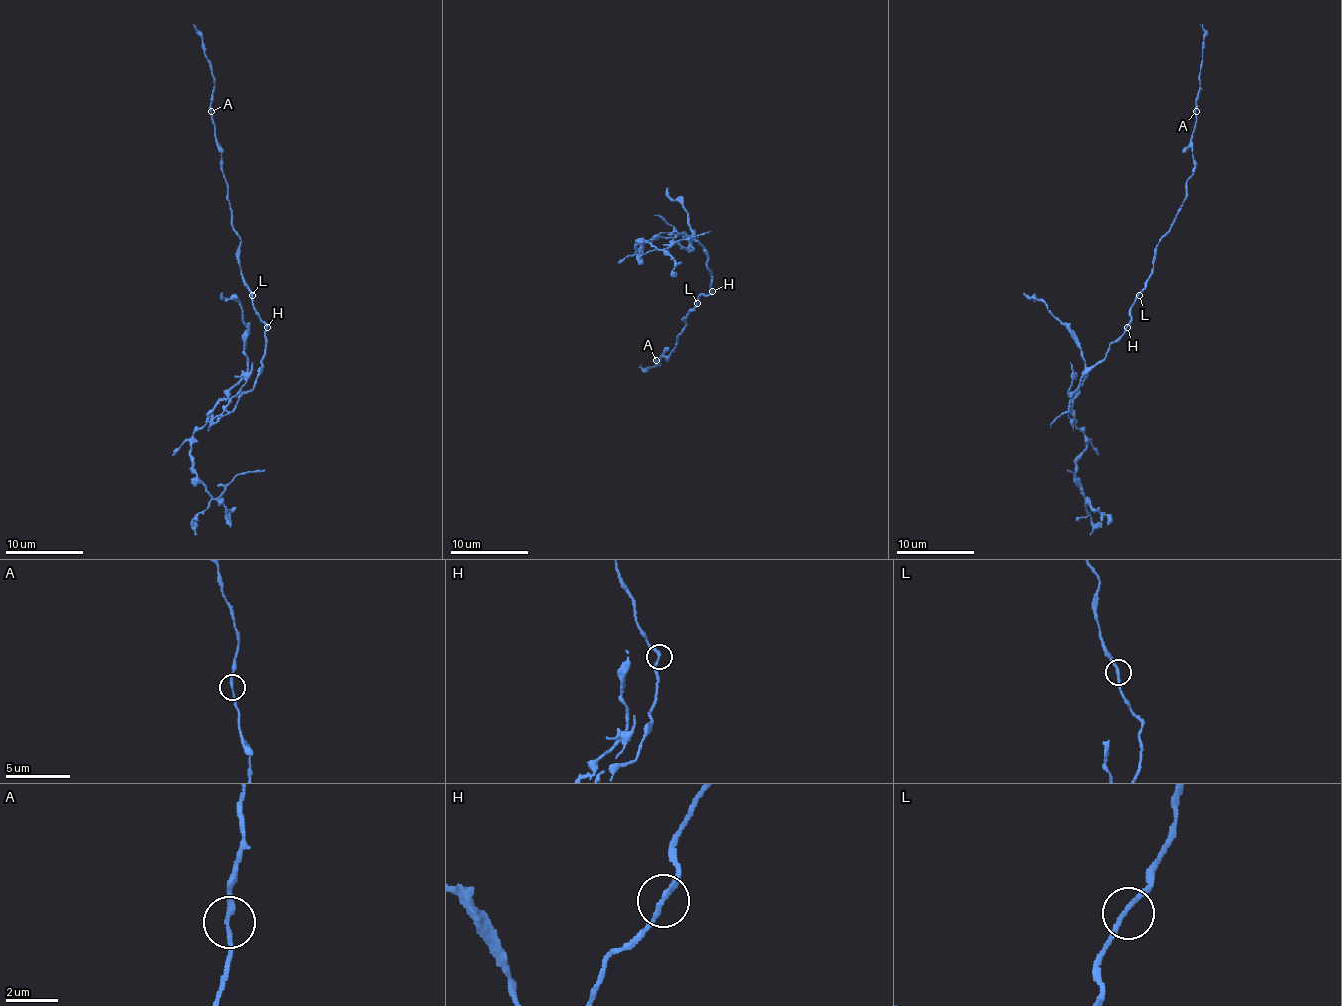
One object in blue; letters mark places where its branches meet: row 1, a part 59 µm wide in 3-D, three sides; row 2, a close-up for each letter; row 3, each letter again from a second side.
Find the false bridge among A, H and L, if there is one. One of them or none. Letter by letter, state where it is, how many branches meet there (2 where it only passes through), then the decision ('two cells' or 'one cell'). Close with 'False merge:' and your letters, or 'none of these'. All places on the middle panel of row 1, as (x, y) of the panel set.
A: place (656, 360); branches 2; one cell
H: place (712, 291); branches 2; two cells
L: place (697, 303); branches 2; one cell
False merge: H

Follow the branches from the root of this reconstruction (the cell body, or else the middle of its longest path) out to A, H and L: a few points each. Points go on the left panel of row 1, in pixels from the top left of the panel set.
A: (258, 313), (252, 291), (240, 274), (240, 236), (232, 227), (232, 209), (220, 168), (220, 144), (211, 111)
H: (258, 313), (267, 326)
L: (258, 313), (252, 295)

